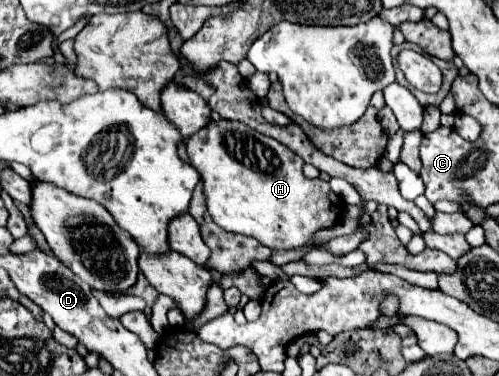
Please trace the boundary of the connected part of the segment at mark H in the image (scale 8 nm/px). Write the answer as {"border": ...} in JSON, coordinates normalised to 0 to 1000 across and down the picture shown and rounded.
{"border":[[[449,314],[421,319],[405,346],[397,346],[373,372],[373,404],[381,436],[405,468],[417,569],[441,606],[457,617],[505,628],[517,644],[541,654],[545,665],[581,665],[617,649],[633,612],[669,601],[677,590],[673,574],[685,553],[685,532],[661,505],[657,484],[641,473],[613,473],[605,463],[609,431],[597,410],[589,410],[549,367],[509,351],[501,335],[485,324]]]}

